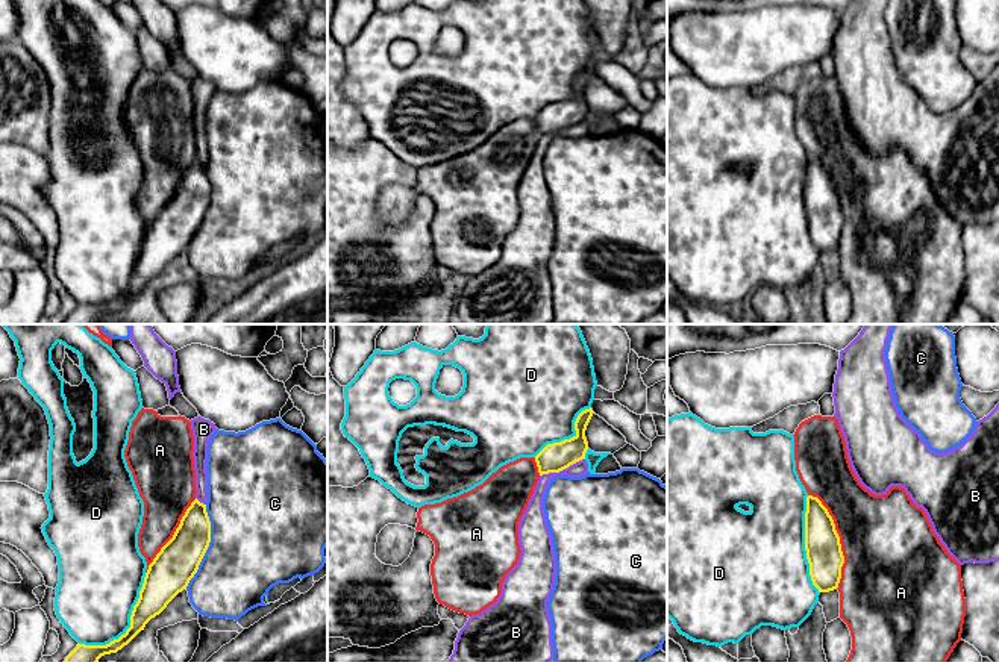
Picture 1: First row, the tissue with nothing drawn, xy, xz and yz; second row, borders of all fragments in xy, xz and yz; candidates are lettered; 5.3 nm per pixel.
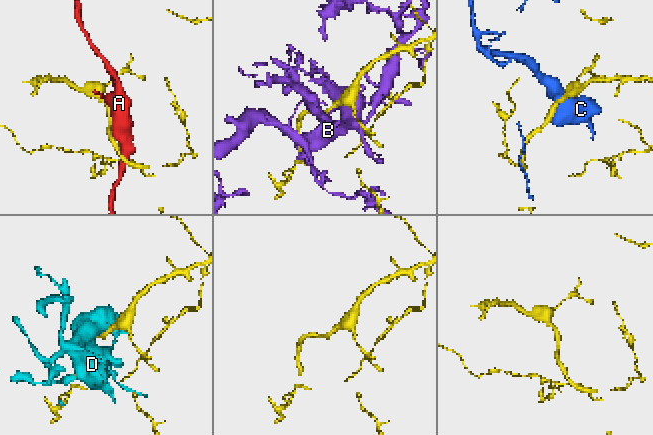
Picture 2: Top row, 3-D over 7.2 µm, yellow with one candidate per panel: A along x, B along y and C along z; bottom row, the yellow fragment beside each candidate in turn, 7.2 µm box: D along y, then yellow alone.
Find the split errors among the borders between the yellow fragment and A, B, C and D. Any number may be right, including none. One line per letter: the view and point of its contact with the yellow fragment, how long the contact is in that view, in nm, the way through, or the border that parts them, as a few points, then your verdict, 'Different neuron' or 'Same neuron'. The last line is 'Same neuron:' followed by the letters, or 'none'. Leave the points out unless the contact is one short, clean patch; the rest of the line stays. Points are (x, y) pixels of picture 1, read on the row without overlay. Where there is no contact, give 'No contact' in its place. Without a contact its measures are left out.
A: Touches yellow at yz (839, 200). Shared border 550 nm. Different neuron
B: Touches yellow at xz (561, 131). Shared border 260 nm. Different neuron
C: Touches yellow at xy (208, 206). Shared border 460 nm. Different neuron
D: Touches yellow at xy (131, 287). Shared border 500 nm. Different neuron
Same neuron: none

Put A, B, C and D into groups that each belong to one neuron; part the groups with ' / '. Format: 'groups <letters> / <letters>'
groups A / B / C / D

